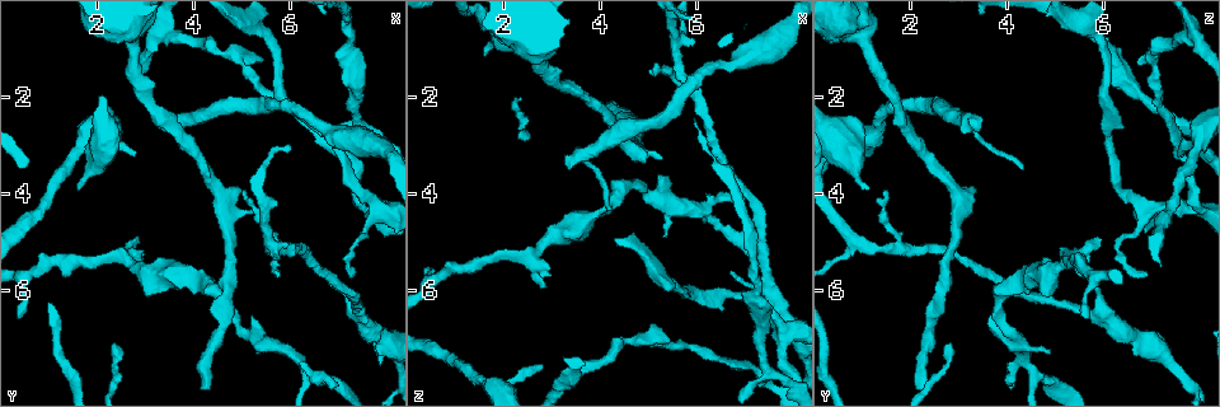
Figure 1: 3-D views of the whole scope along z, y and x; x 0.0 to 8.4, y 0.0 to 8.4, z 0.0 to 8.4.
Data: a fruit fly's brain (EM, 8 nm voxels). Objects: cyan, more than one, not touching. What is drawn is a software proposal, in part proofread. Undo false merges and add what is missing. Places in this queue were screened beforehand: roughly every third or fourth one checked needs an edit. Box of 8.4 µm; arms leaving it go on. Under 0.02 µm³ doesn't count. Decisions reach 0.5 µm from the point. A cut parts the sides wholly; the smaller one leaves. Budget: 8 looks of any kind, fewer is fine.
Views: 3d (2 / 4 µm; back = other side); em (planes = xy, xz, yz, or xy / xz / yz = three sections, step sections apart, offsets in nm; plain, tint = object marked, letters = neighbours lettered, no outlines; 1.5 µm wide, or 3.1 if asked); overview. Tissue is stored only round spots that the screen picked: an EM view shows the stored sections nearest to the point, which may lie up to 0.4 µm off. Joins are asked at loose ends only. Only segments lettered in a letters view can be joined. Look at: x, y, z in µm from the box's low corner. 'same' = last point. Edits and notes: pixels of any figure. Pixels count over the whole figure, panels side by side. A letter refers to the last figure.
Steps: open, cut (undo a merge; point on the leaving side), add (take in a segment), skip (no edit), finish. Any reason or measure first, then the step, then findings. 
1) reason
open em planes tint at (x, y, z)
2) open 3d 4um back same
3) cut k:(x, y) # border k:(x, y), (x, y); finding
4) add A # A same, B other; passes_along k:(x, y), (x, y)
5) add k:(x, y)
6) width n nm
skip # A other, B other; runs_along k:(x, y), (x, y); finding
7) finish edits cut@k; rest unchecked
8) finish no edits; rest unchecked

thin end
open em planes letters at (2.85, 3.15, 7.55)

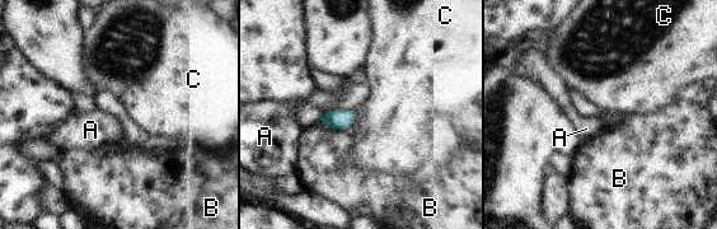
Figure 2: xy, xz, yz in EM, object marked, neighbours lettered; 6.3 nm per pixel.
skip # A other, B other, C other; border 2:(354, 110), (354, 121), (345, 130); no lettered segment goes on from it

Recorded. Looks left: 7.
sharp bend
open em planes letters at (3.45, 0.75, 7.75)

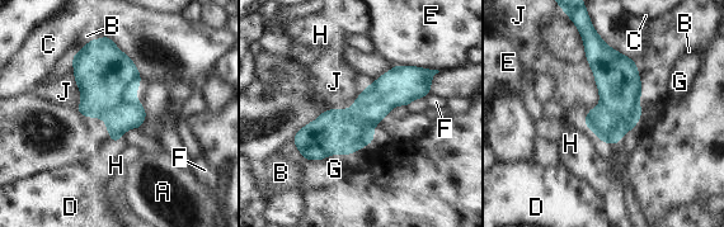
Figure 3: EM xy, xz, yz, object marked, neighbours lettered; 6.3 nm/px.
longest_contact J 400 nm
cut 3:(107, 77) # A other, B other, C other, D other, E other, F other, G other, H other, J other; border 3:(135, 95), (102, 117); two neurons meet here

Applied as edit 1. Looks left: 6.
see it whole again
open overview

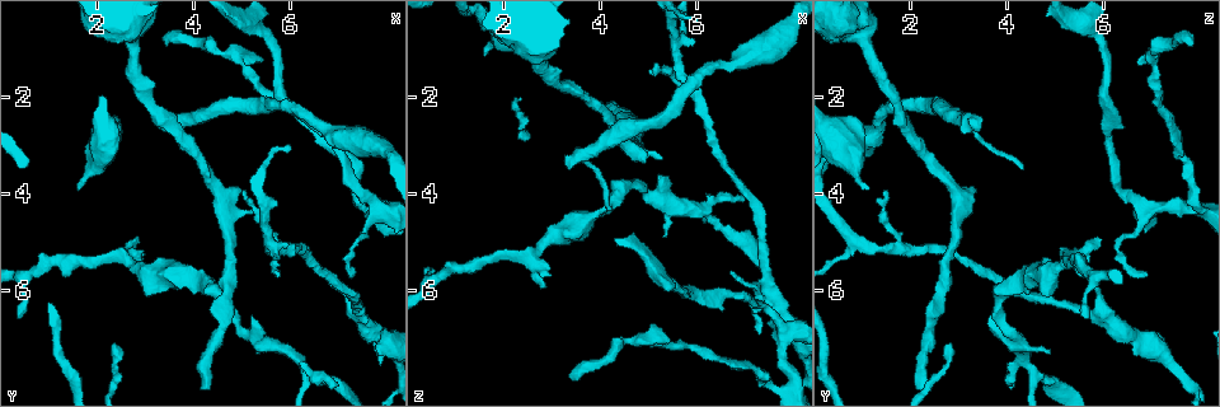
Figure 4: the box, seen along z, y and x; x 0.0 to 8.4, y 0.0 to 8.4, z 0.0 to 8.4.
an open end
open em planes letters at (3.35, 2.65, 3.40)

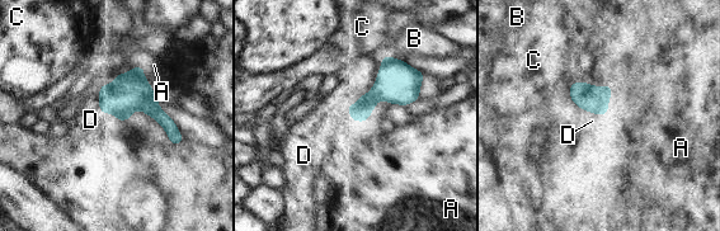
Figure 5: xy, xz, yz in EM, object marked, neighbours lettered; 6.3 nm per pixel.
longest_contact A 190 nm
add D # A other, B other, C other, D same; passes_along 5:(384, 89), (347, 103), (333, 114); the neuron continues

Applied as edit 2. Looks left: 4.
finish edits cut@3, add@5; rest unchecked

